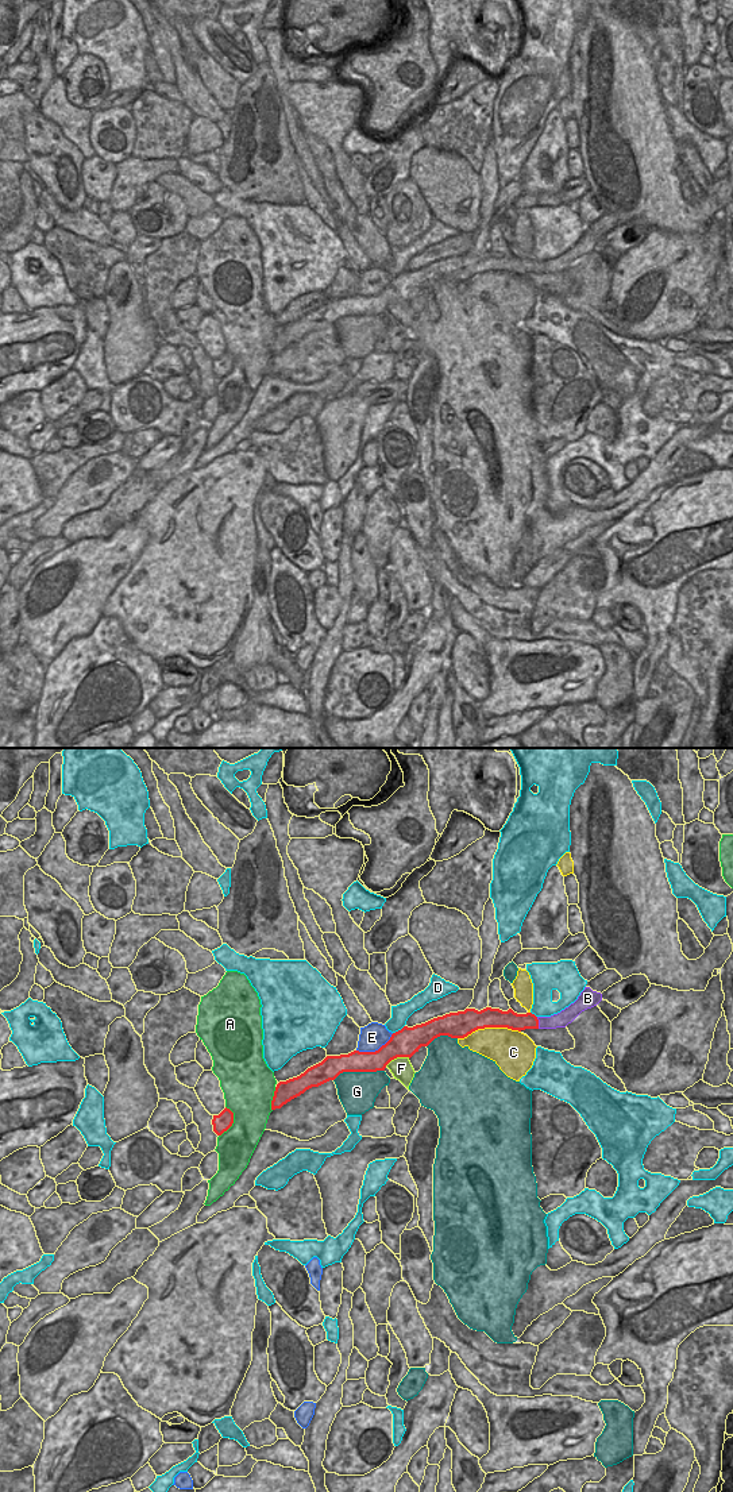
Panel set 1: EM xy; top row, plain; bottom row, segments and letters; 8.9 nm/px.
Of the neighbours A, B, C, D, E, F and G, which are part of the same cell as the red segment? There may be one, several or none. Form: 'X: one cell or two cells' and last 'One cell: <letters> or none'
A: two cells
B: one cell
C: two cells
D: two cells
E: two cells
F: two cells
G: two cells
One cell: B

